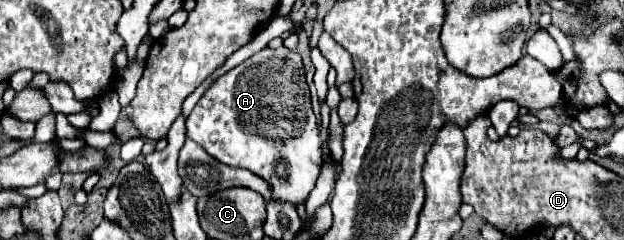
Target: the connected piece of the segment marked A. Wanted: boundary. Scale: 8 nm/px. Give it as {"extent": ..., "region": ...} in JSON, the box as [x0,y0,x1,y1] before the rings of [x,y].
{"extent":[185,46,321,202],"region":[[[285,46],[263,48],[219,76],[185,120],[185,136],[227,166],[247,168],[273,184],[273,198],[305,202],[321,172],[321,140],[301,56]]]}

